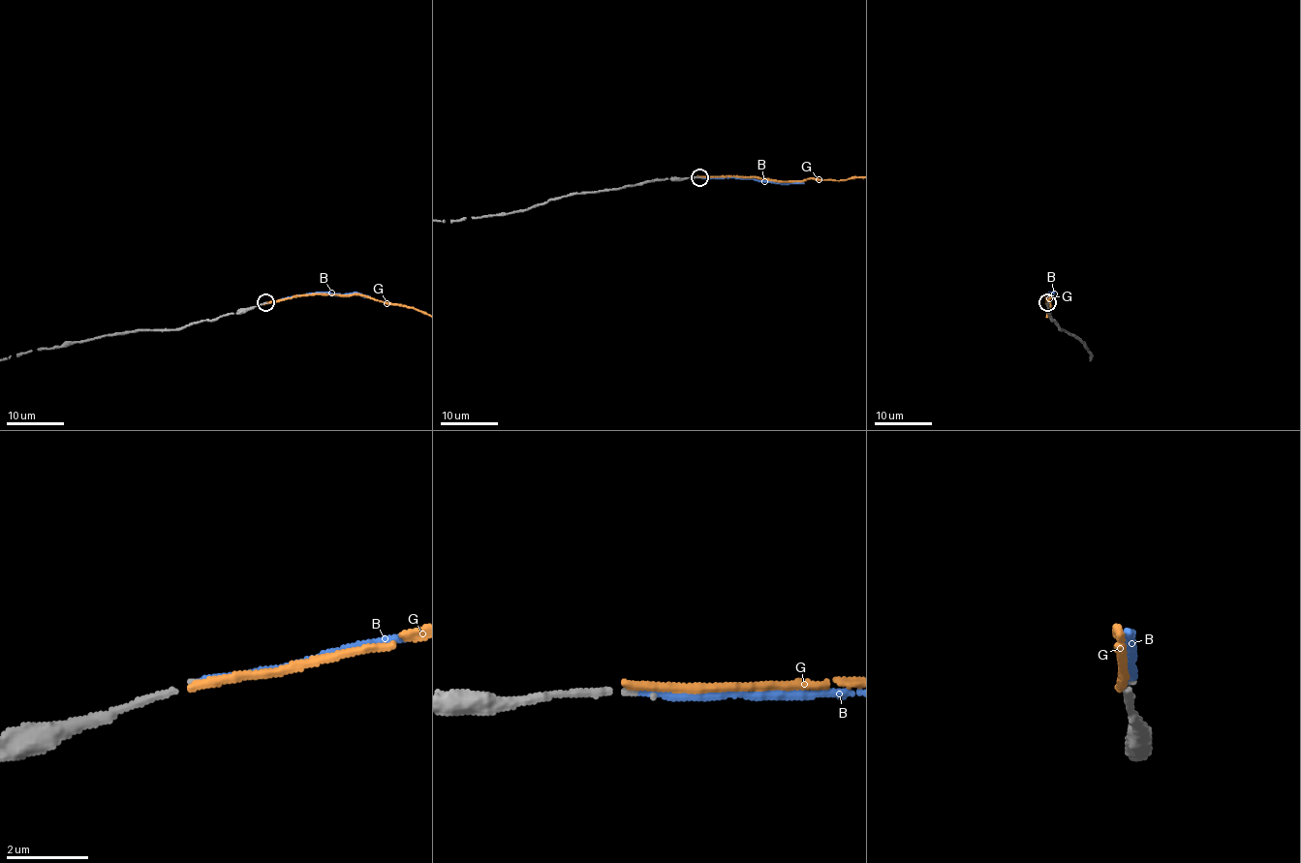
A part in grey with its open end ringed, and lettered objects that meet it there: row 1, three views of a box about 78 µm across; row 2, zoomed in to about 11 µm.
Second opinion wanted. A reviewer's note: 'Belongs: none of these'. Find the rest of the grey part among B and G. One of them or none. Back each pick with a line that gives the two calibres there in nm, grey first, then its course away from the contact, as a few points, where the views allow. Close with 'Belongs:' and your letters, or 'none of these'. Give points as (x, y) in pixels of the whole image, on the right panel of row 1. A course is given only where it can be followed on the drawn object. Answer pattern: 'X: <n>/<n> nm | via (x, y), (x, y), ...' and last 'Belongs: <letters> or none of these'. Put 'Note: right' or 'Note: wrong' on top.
Note: wrong
B: 80/180 nm
Belongs: B

